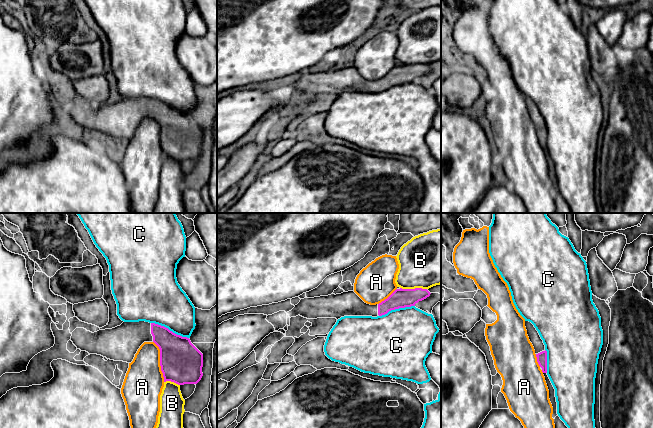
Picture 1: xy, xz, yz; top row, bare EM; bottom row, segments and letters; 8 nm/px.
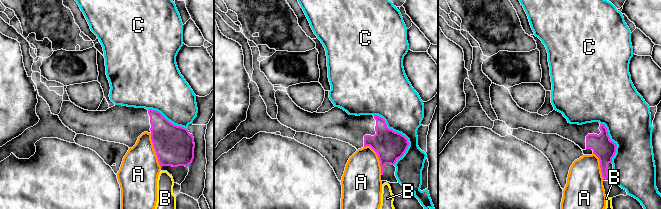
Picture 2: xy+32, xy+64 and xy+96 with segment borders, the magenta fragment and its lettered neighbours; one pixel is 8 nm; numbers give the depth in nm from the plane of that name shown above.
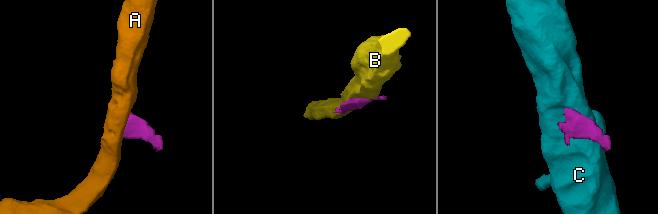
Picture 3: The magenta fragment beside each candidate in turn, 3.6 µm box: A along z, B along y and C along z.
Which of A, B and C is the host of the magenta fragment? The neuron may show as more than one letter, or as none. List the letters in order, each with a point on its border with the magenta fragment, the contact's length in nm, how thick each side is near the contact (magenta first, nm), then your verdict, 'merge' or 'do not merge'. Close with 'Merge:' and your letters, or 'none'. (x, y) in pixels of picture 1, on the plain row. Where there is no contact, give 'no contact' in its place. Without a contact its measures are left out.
A: xy (160, 137) | 340 nm | 340/320 nm | do not merge
B: xz (413, 65) | 220 nm | 160/420 nm | do not merge
C: xy (169, 106) | 340 nm | 320/380 nm | do not merge
Merge: none

